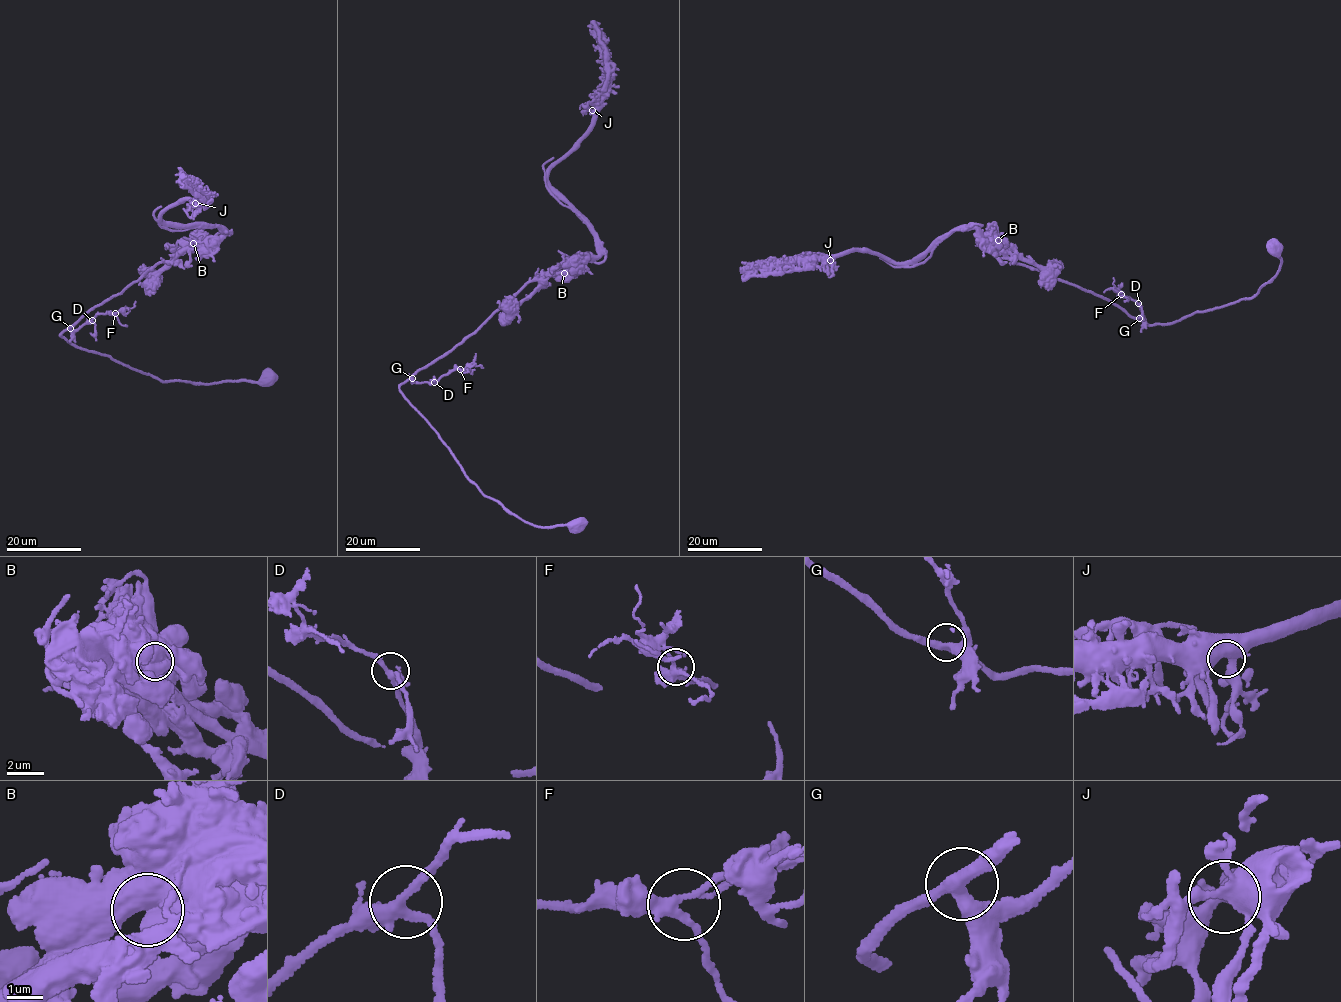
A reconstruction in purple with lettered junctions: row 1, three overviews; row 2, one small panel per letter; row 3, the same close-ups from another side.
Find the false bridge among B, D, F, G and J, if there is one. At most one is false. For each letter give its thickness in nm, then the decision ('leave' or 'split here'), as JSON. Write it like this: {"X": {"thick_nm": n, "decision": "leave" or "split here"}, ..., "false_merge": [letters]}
{"B": {"thick_nm": 1200, "decision": "split here"}, "D": {"thick_nm": 300, "decision": "leave"}, "F": {"thick_nm": 240, "decision": "leave"}, "G": {"thick_nm": 380, "decision": "leave"}, "J": {"thick_nm": 440, "decision": "leave"}, "false_merge": ["B"]}

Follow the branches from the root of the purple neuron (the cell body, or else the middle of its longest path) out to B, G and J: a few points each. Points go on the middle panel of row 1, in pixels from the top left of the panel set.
B: (579, 524), (536, 527), (487, 497), (399, 389), (418, 371), (463, 342), (527, 283), (563, 273)
G: (579, 524), (575, 521), (536, 527), (487, 497), (465, 474), (438, 432), (400, 391), (399, 386), (412, 378)
J: (579, 524), (536, 527), (487, 497), (399, 386), (530, 281), (598, 255), (593, 226), (547, 179), (592, 110)

